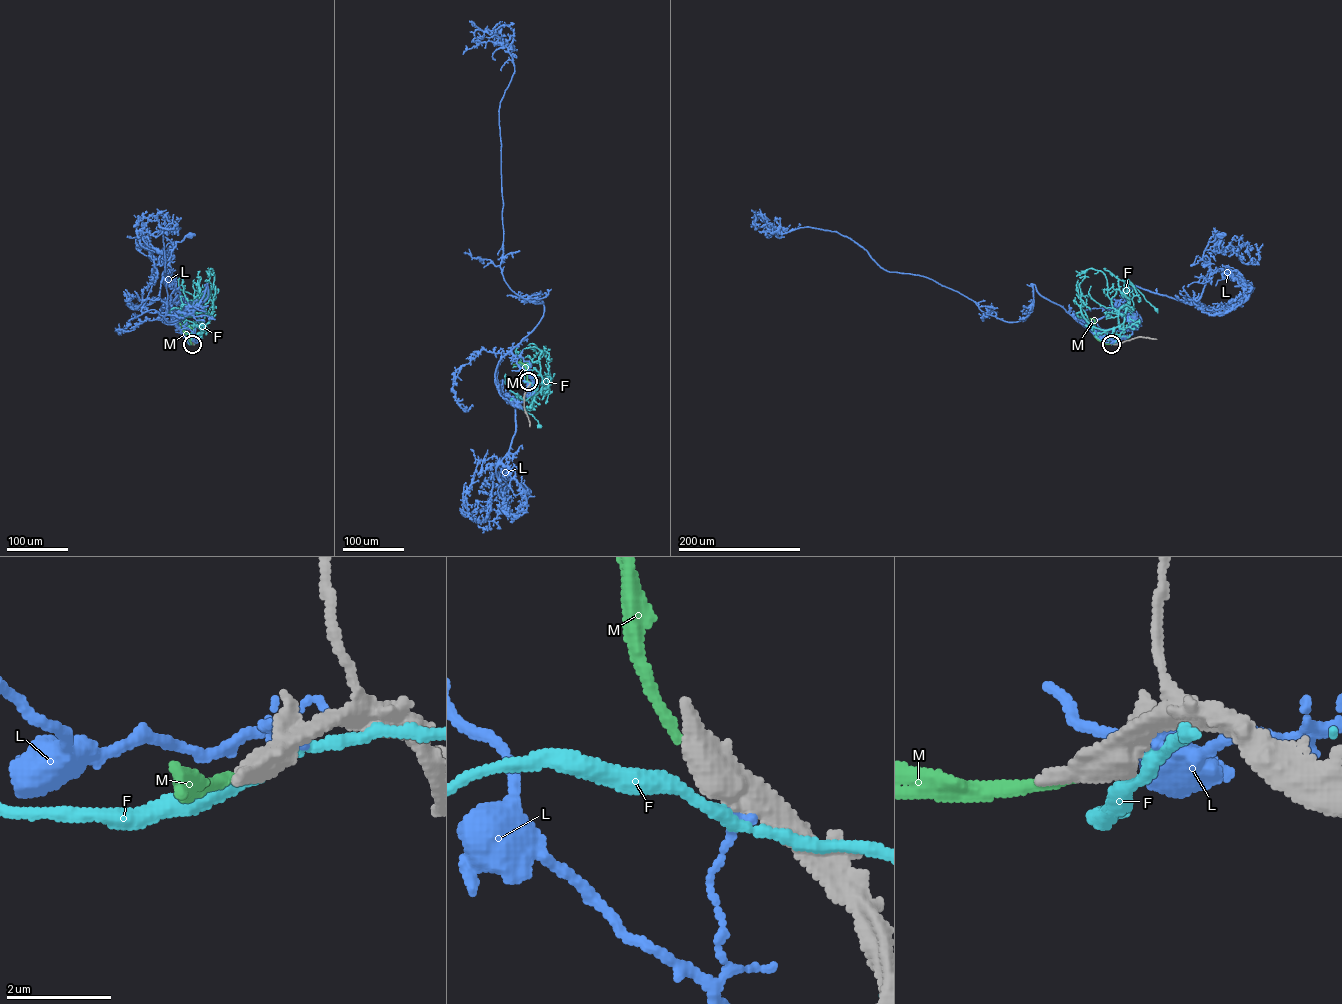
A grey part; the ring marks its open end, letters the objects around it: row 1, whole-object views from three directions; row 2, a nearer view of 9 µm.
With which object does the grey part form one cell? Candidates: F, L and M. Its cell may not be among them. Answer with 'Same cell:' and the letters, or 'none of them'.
Same cell: M

